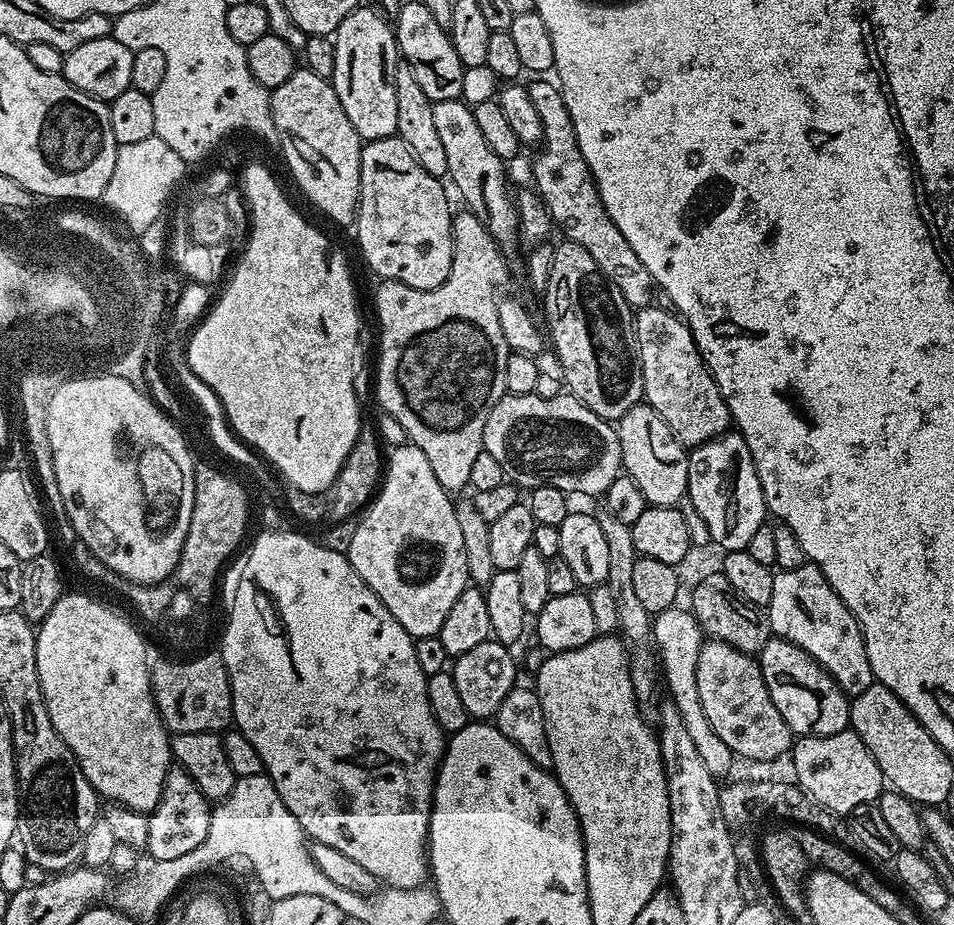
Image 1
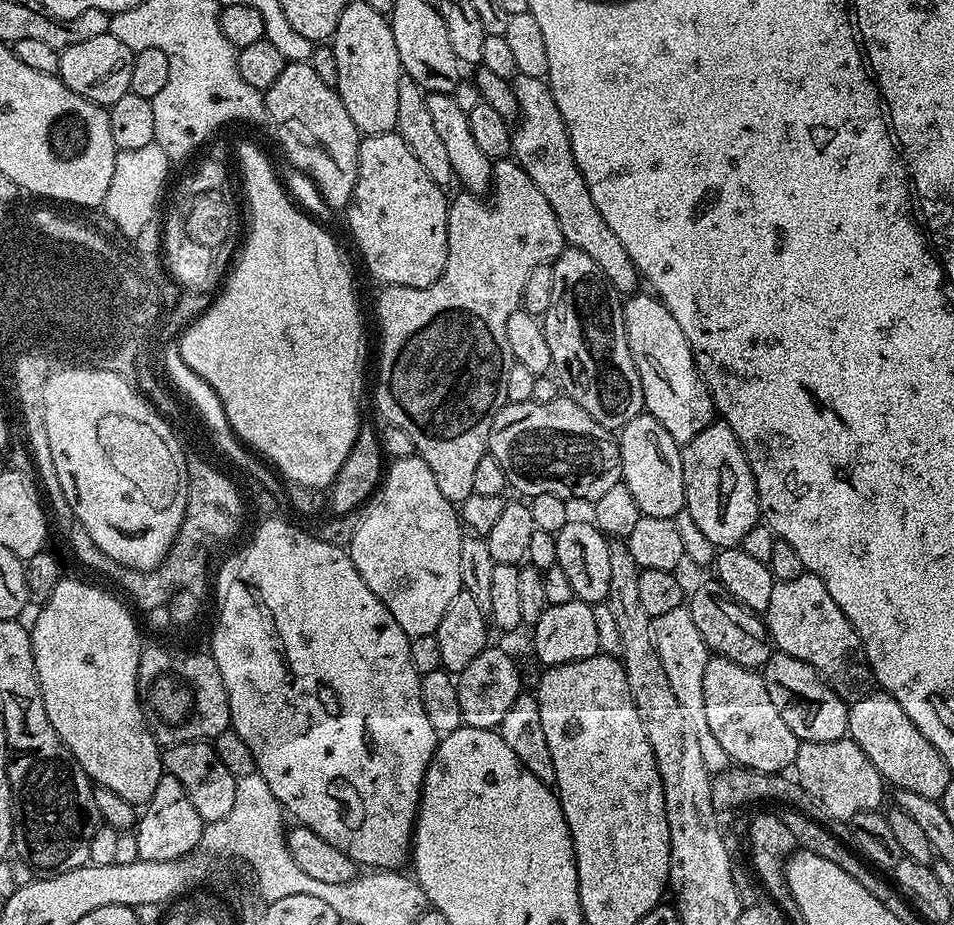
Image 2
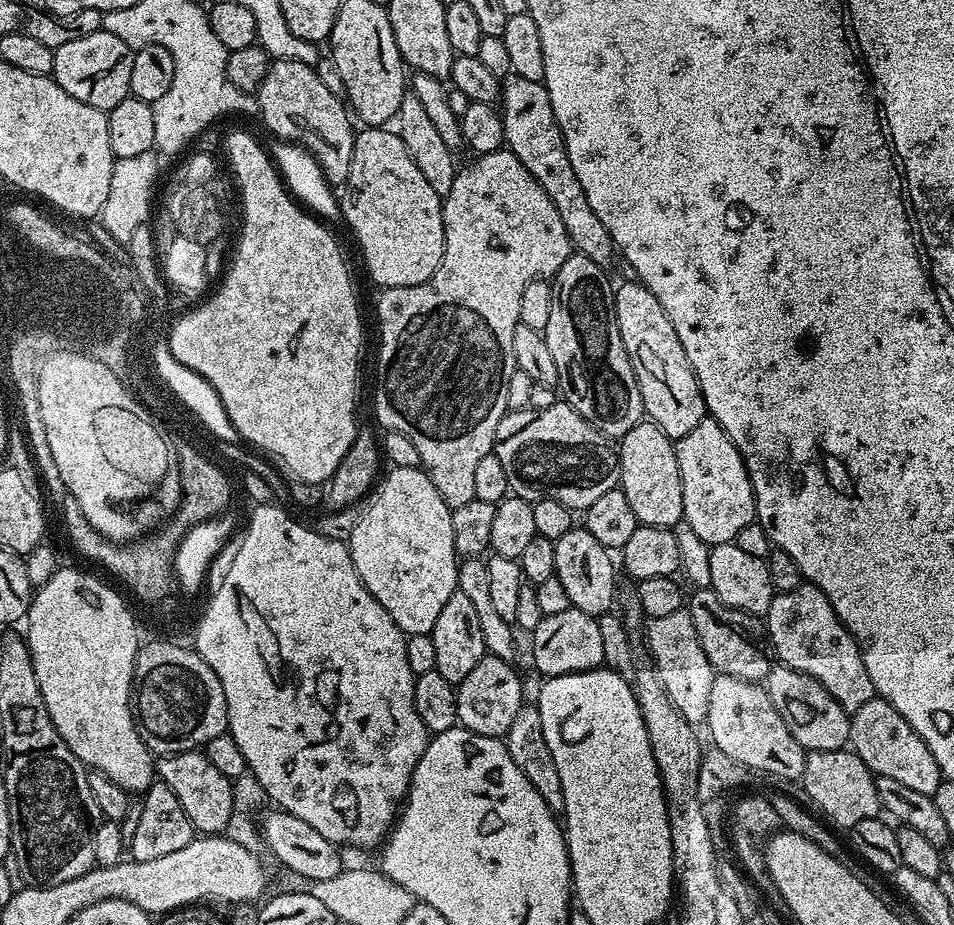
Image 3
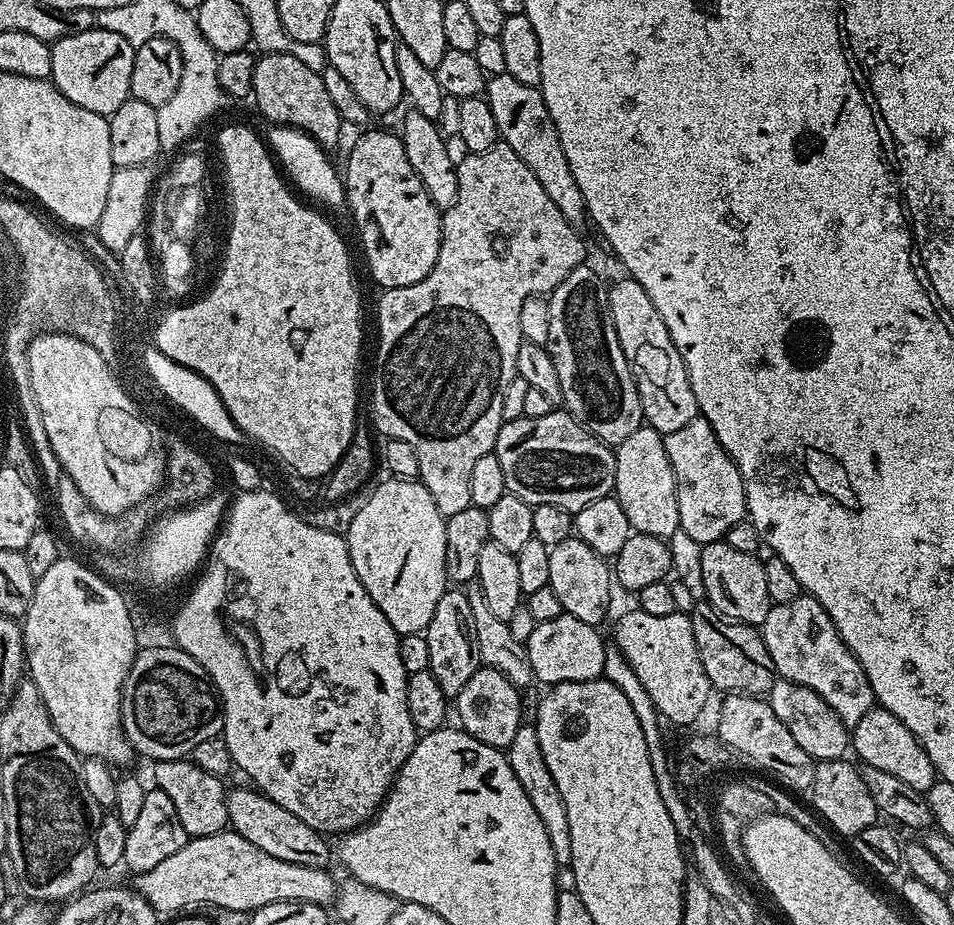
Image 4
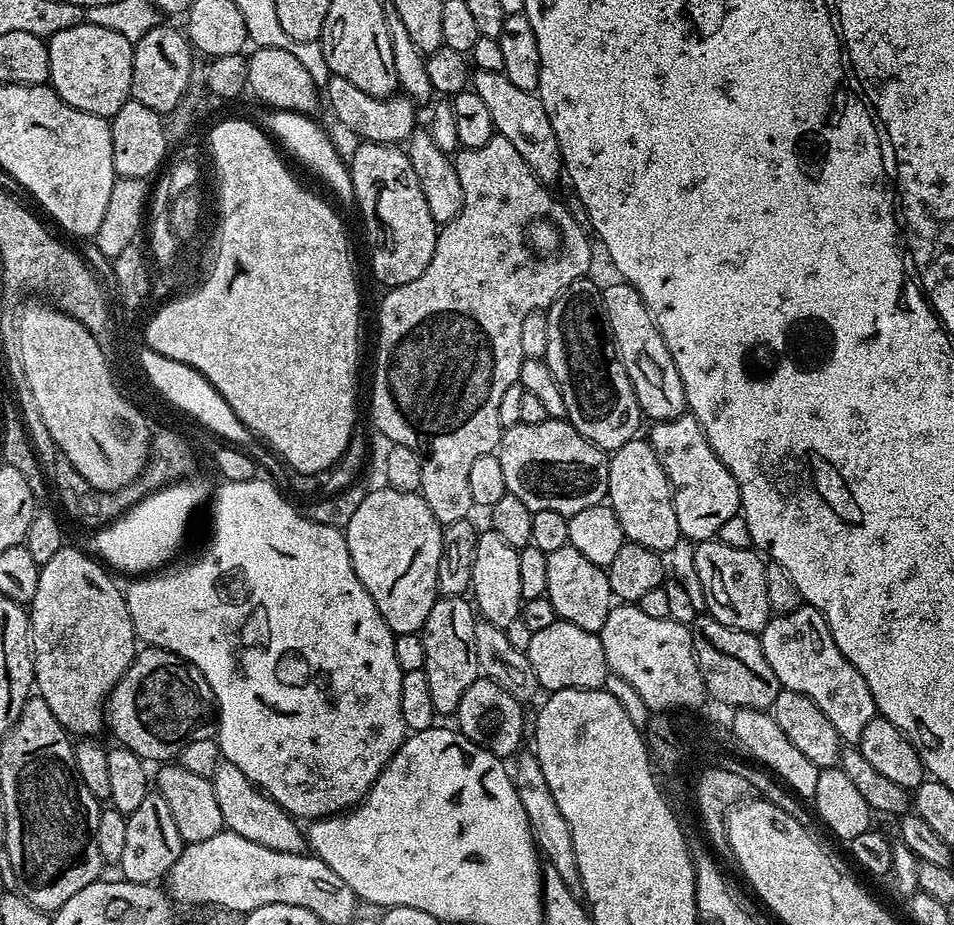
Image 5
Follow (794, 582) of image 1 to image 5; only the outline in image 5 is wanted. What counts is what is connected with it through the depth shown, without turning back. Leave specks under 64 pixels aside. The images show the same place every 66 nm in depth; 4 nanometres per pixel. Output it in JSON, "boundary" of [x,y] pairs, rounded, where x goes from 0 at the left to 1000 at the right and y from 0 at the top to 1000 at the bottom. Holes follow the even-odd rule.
{"boundary":[[[840,655],[828,664],[810,665],[796,690],[799,707],[803,707],[807,724],[816,729],[819,745],[845,750],[870,776],[870,785],[878,789],[886,805],[900,805],[904,789],[920,773],[916,750],[912,750],[908,733],[878,703],[878,694],[874,694],[862,663],[856,657]]]}

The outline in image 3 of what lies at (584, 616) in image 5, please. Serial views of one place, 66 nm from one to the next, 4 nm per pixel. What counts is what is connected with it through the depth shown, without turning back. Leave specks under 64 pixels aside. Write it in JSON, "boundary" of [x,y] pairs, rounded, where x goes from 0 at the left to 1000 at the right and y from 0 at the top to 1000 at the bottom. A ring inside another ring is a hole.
{"boundary":[[[602,569],[589,582],[582,586],[581,612],[585,629],[593,638],[600,656],[626,668],[643,661],[642,652],[646,649],[646,614],[642,611],[643,598],[623,582],[611,569]]]}

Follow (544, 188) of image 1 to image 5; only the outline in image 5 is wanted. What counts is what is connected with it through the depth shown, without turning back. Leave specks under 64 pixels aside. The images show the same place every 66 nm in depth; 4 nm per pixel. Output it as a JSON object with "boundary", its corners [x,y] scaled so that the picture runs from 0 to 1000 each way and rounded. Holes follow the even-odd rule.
{"boundary":[[[499,74],[494,79],[493,91],[509,110],[514,123],[518,128],[518,136],[521,144],[530,149],[530,154],[539,157],[539,162],[551,171],[551,179],[556,179],[558,187],[572,201],[579,201],[583,194],[588,194],[591,186],[591,173],[587,169],[587,155],[581,145],[581,136],[577,136],[577,128],[568,115],[565,103],[562,99],[543,97],[535,84],[530,84],[527,78],[518,76],[505,76]]]}

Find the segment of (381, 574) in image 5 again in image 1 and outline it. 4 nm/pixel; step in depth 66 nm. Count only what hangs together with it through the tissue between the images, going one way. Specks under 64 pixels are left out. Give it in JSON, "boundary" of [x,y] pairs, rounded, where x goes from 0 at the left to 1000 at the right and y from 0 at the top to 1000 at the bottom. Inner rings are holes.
{"boundary":[[[430,479],[414,481],[408,489],[405,493],[405,514],[392,539],[376,559],[371,573],[371,586],[367,586],[367,595],[363,600],[371,616],[375,616],[379,629],[384,629],[384,634],[396,642],[405,659],[417,668],[417,672],[431,688],[456,688],[463,672],[468,672],[468,664],[472,664],[472,655],[476,655],[480,642],[492,635],[488,589],[484,587],[484,573],[480,569],[475,537],[463,525],[463,521],[455,517],[455,508],[451,508],[447,491]]]}

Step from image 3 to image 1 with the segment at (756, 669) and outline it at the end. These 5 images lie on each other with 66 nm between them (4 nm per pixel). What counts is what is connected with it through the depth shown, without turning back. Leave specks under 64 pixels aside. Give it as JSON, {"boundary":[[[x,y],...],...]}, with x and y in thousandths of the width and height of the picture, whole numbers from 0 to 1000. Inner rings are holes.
{"boundary":[[[758,617],[742,618],[731,629],[725,640],[723,661],[730,666],[739,689],[761,694],[769,698],[769,703],[796,707],[807,690],[804,665],[777,649],[759,624]]]}

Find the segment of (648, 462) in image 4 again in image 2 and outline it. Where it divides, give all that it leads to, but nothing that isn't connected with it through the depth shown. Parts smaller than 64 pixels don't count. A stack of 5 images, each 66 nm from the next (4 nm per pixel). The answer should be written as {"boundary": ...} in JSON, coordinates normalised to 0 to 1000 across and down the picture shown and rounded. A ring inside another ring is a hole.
{"boundary":[[[672,448],[660,452],[656,461],[649,464],[650,514],[652,522],[665,534],[672,558],[705,561],[718,552],[717,518],[715,517],[714,481],[690,456],[690,452]]]}

